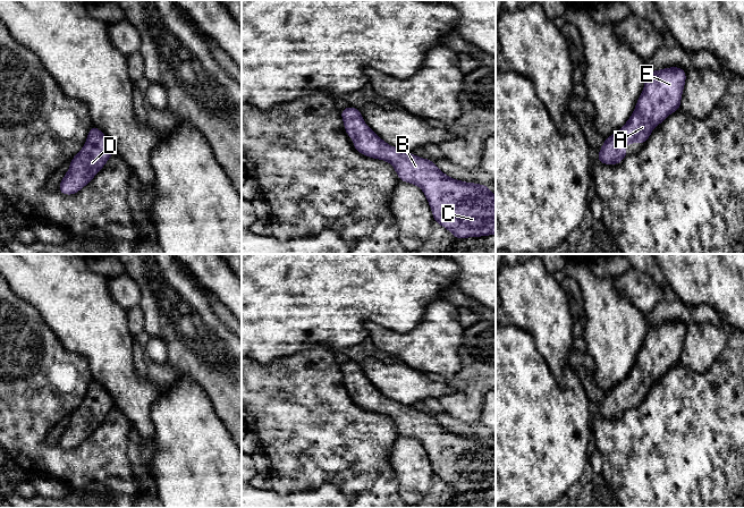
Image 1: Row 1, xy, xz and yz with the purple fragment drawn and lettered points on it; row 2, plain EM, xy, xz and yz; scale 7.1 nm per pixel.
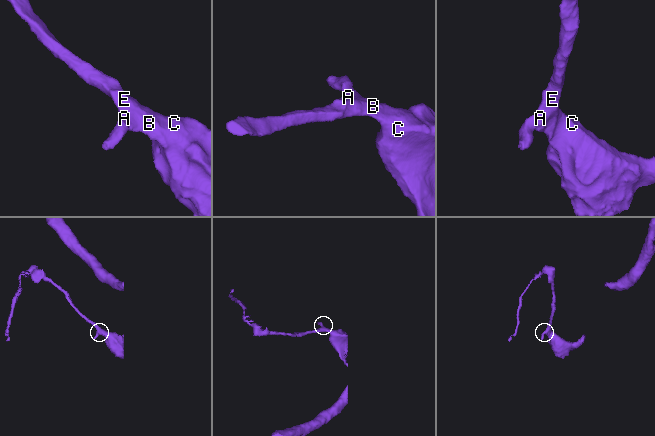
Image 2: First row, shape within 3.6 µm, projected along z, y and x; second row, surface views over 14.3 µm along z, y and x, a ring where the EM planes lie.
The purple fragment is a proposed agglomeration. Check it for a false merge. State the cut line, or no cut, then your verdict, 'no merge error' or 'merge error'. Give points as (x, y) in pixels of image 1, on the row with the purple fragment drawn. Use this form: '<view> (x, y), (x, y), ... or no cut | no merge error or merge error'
no cut | no merge error

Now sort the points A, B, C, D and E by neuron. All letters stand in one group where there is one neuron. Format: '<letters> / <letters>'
A B C D E

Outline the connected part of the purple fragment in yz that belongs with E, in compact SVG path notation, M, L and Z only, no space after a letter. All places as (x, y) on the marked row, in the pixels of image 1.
M680 67L649 71L634 112L619 130L604 138L597 161L602 164L619 164L629 150L619 149L618 144L637 142L644 145L653 128L680 109L685 83L686 71Z

